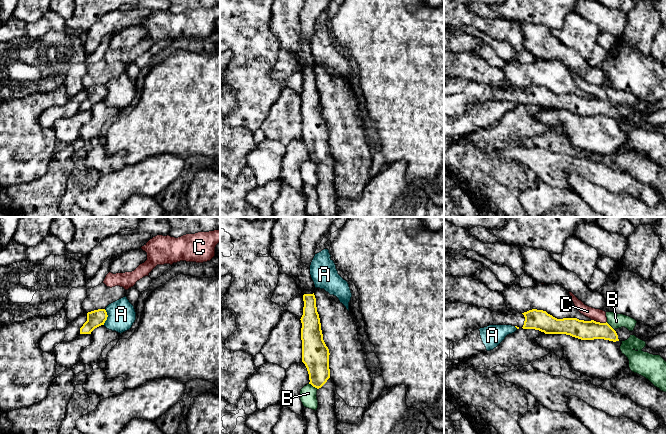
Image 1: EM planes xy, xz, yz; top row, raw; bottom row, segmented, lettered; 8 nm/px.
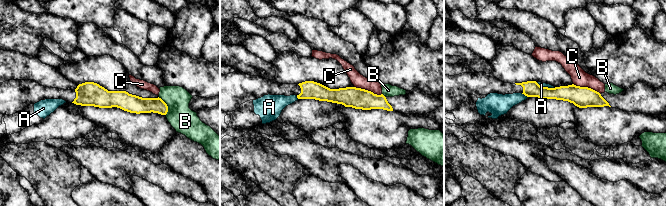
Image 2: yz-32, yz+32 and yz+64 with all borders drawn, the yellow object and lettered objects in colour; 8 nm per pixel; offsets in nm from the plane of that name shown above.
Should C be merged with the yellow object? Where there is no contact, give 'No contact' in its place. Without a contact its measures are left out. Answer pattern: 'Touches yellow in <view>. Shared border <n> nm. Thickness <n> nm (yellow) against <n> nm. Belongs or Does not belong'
Touches yellow in yz. Shared border 130 nm. Thickness 160 nm (yellow) against 100 nm. Does not belong

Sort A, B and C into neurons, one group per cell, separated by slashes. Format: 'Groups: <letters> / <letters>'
Groups: A / B C

